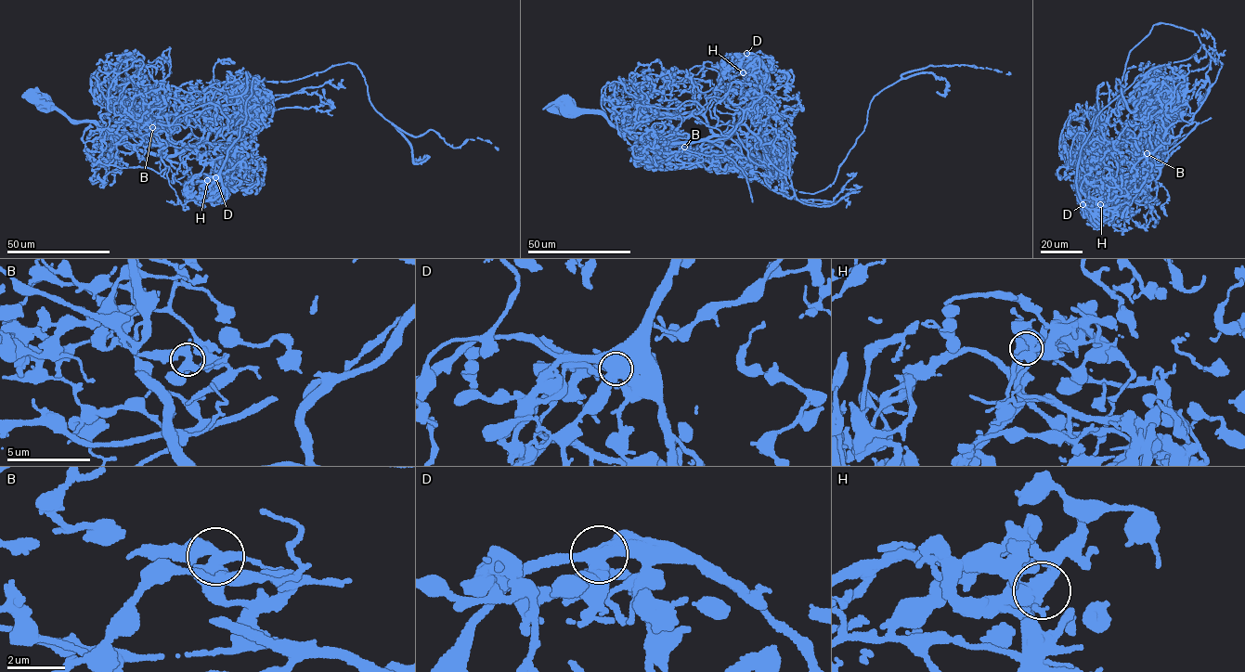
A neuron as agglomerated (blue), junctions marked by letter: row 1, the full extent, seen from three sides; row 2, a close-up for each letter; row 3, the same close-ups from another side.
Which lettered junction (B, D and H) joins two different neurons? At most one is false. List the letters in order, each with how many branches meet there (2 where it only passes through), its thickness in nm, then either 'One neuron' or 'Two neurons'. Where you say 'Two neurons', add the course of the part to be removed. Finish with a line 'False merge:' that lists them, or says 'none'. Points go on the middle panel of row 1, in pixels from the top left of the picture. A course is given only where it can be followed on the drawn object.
B: Branches: 4. Thickness 380 nm. One neuron
D: Branches: 4. Thickness 600 nm. Two neurons. Course of the part to remove: (746, 53), (782, 179), (811, 194), (833, 183), (874, 96), (902, 74), (1008, 71)
H: Branches: 4. Thickness 460 nm. One neuron
False merge: D

